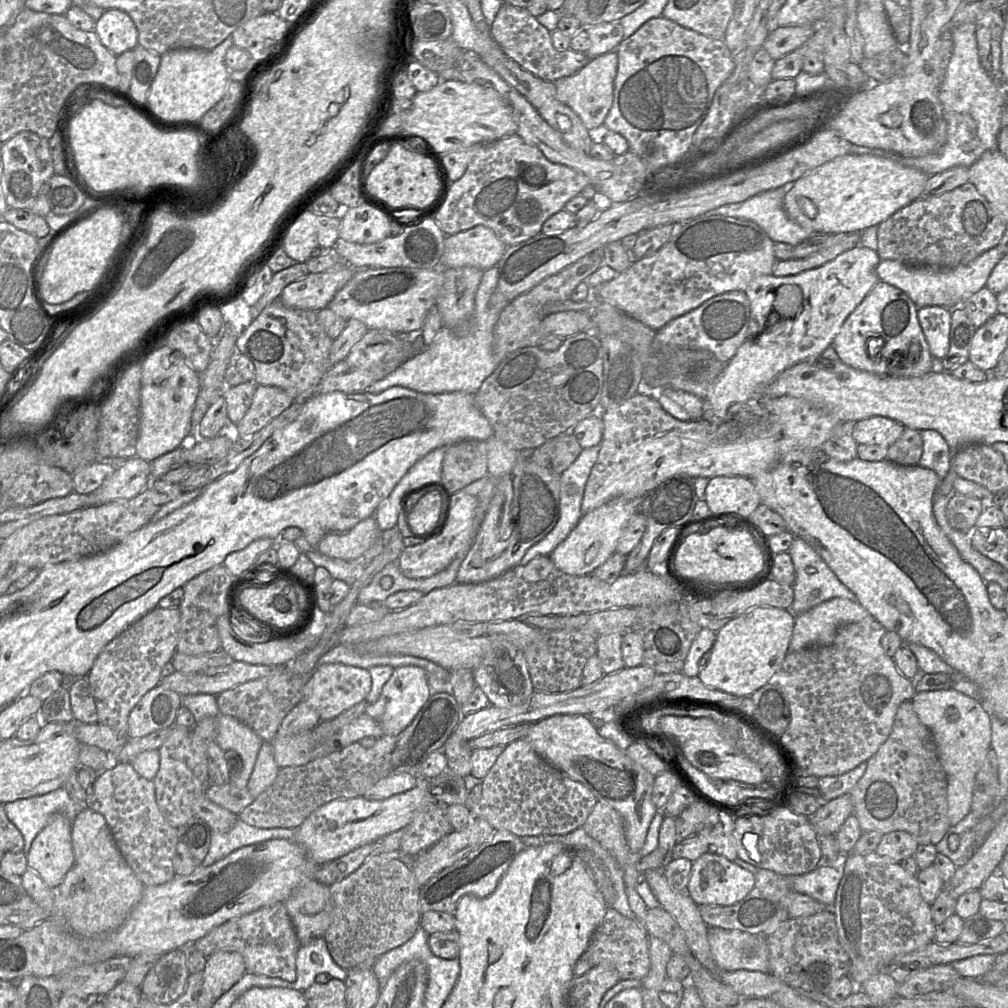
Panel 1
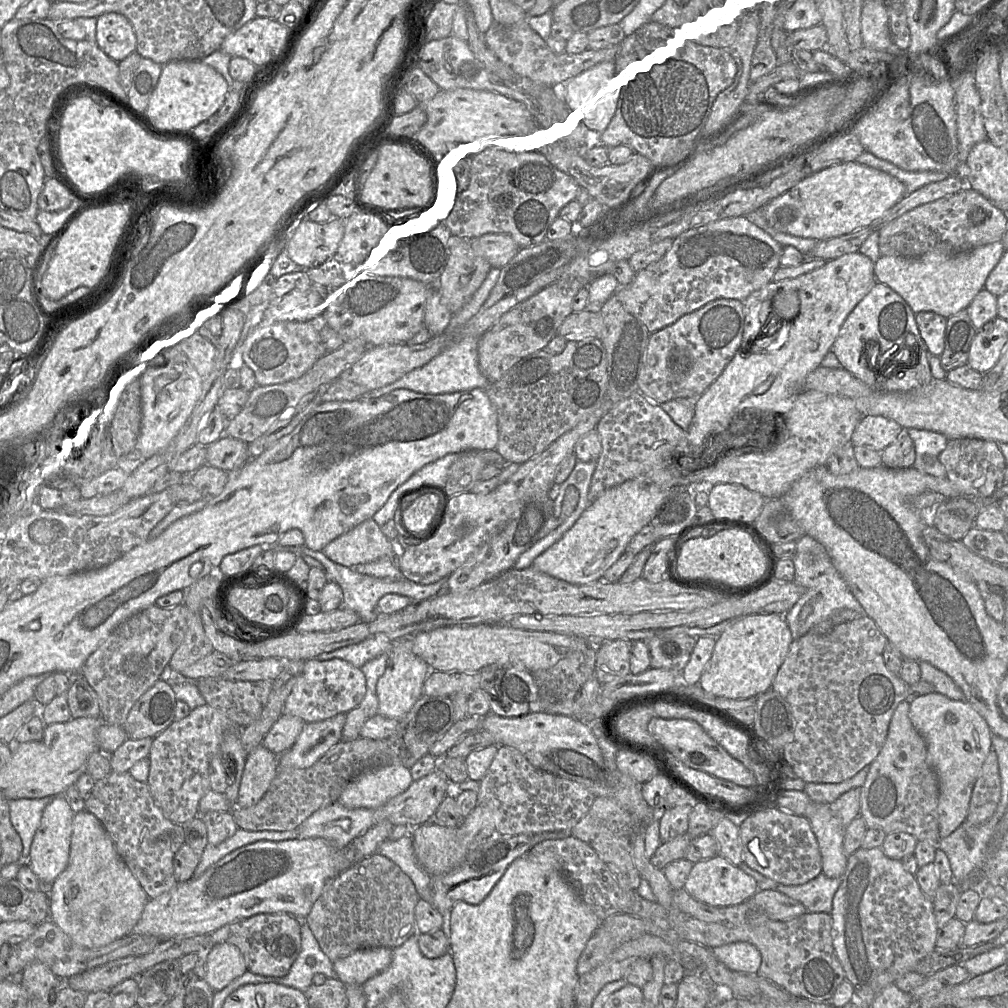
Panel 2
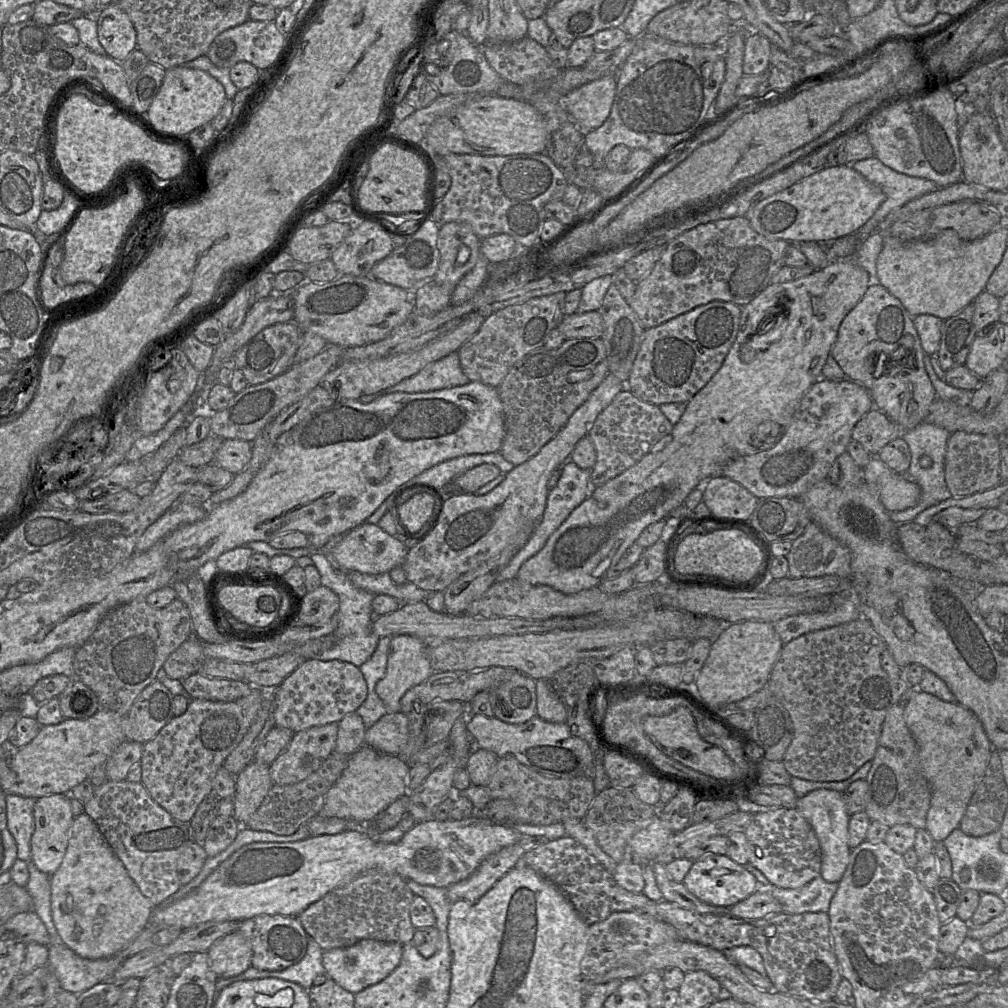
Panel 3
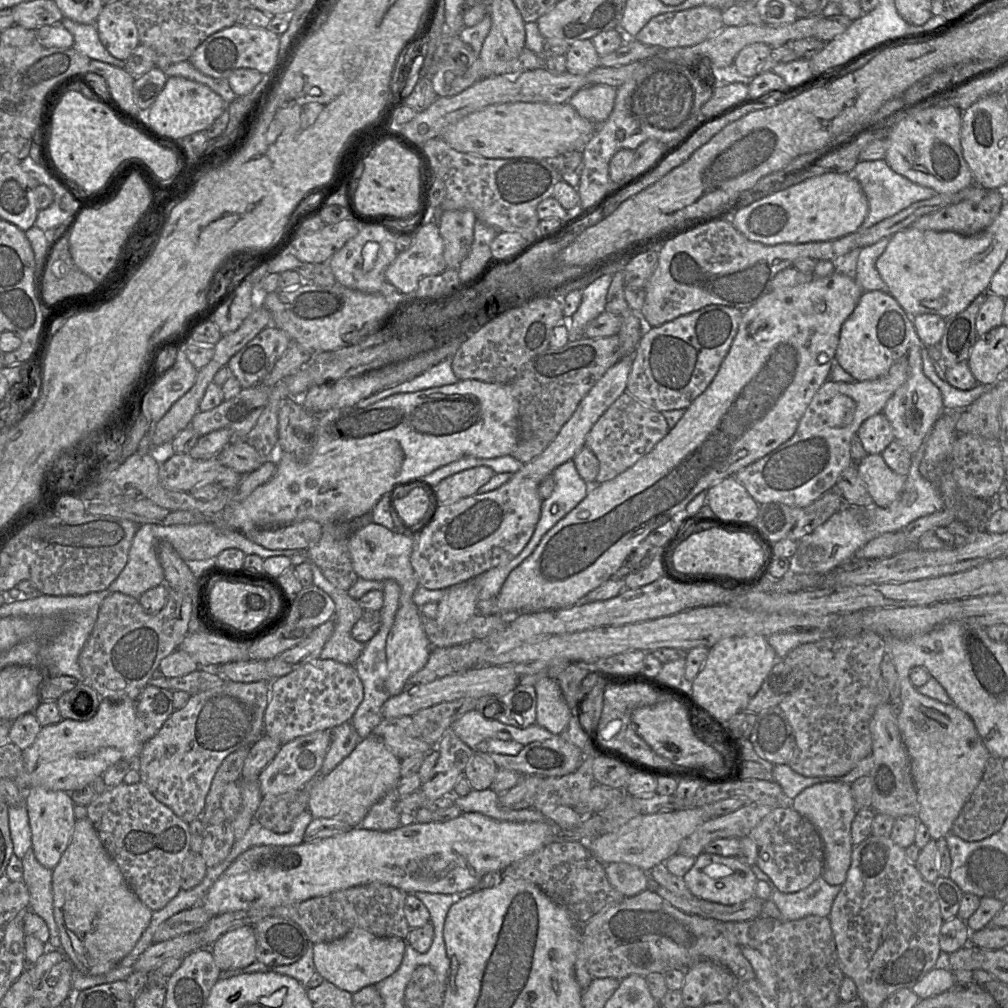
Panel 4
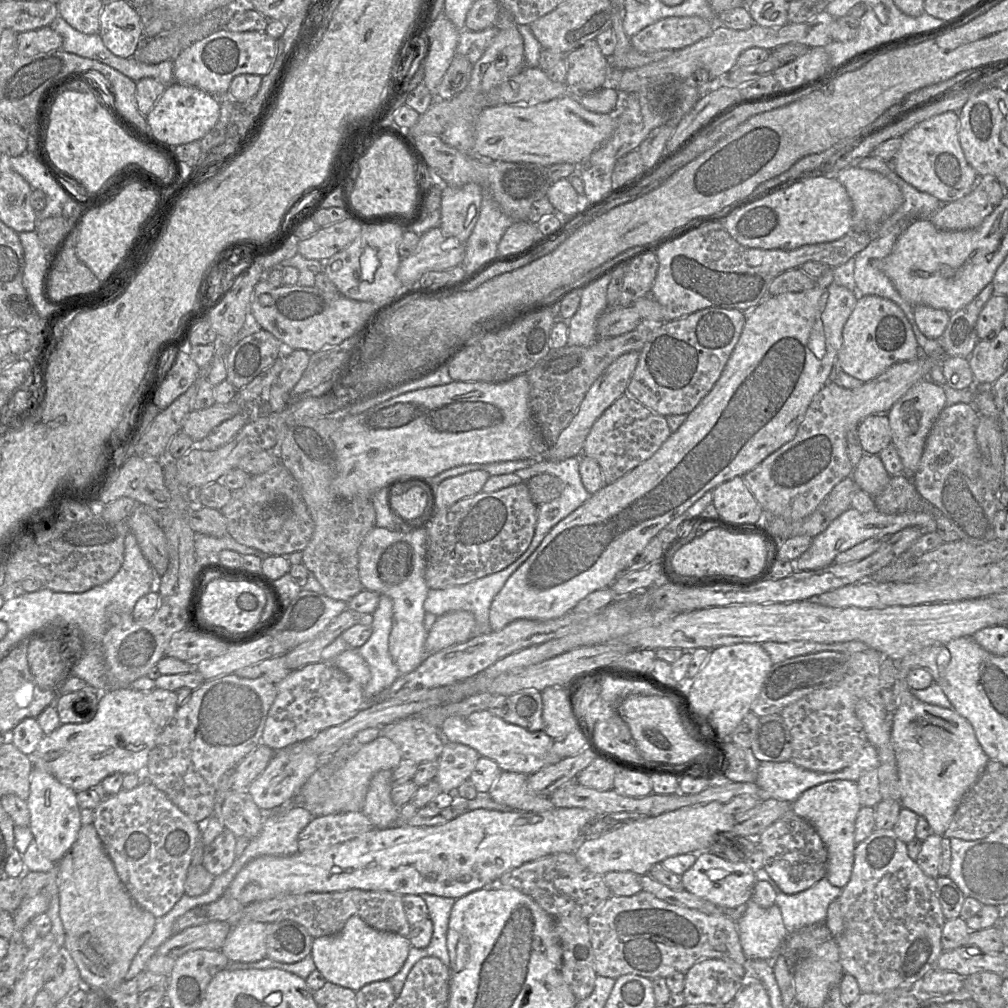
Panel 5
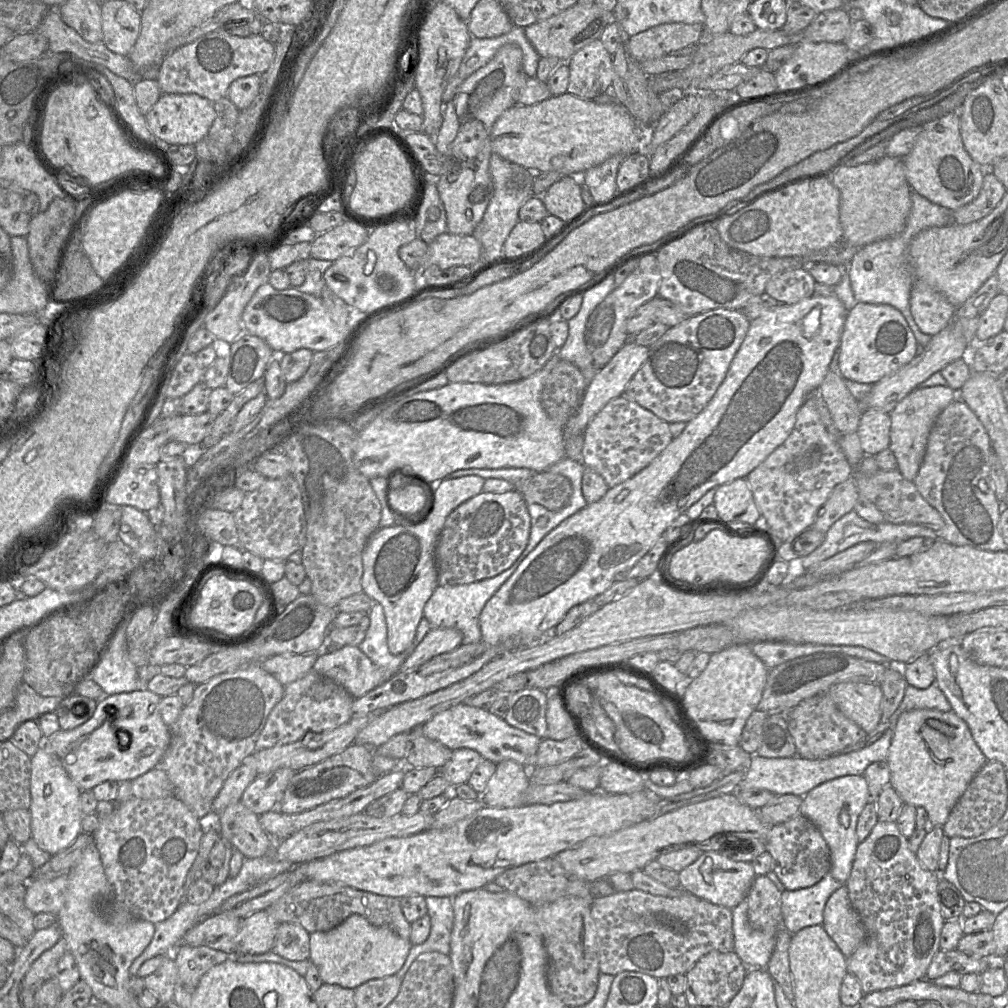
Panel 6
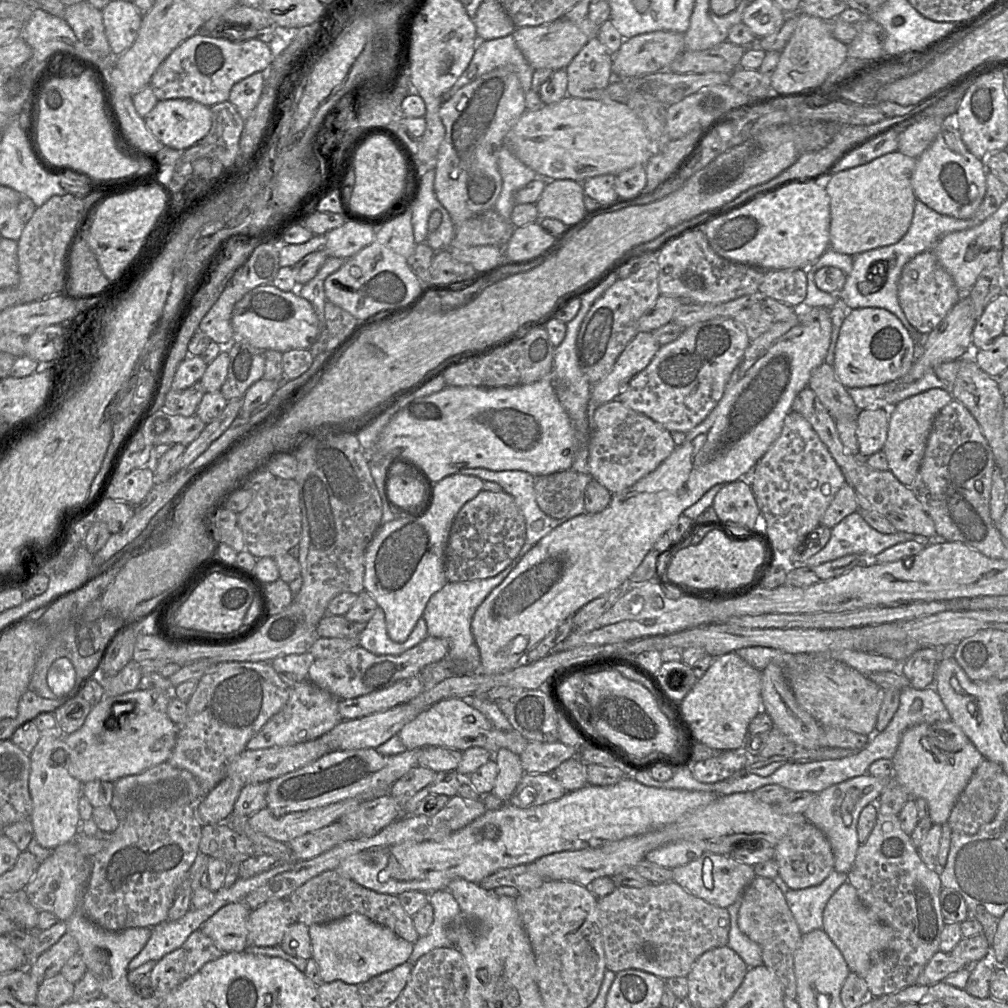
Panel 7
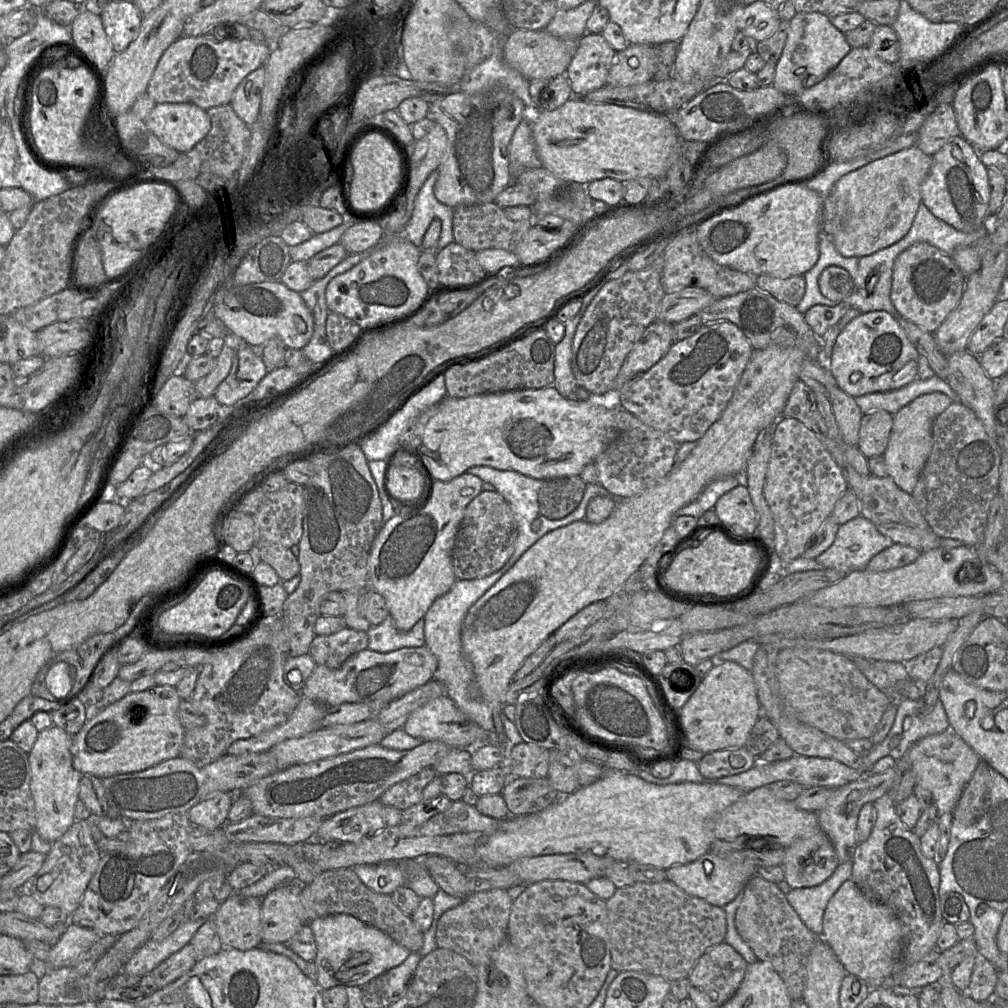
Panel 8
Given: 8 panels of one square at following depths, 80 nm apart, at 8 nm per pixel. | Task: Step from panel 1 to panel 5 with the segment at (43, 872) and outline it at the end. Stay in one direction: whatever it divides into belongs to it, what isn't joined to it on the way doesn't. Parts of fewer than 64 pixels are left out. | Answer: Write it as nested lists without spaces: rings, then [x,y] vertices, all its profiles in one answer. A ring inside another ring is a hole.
[[[32,769],[30,792],[26,800],[30,812],[29,829],[40,853],[53,863],[59,862],[71,849],[82,827],[76,793],[50,773]]]

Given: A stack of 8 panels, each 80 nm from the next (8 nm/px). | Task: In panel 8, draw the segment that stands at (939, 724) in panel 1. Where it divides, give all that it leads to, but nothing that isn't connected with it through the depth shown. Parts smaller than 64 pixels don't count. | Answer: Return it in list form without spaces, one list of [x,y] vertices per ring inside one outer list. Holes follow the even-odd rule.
[[[951,729],[922,738],[911,746],[908,754],[916,783],[932,793],[938,817],[954,810],[963,789],[981,761],[976,752]]]

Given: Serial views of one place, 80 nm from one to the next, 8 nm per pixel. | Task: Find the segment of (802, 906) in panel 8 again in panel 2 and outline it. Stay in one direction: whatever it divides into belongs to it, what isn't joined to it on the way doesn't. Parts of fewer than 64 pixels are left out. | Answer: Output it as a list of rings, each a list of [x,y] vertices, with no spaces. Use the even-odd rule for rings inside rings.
[[[823,872],[801,885],[778,884],[776,890],[799,901],[807,912],[832,912],[833,897],[841,884],[841,878],[829,878]]]

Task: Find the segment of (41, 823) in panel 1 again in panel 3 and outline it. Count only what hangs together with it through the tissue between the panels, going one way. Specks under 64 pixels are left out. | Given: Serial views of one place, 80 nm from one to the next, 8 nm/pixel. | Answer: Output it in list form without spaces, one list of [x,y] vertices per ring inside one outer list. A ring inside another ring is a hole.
[[[6,795],[7,827],[17,844],[17,858],[31,861],[31,837],[34,832],[35,798]]]

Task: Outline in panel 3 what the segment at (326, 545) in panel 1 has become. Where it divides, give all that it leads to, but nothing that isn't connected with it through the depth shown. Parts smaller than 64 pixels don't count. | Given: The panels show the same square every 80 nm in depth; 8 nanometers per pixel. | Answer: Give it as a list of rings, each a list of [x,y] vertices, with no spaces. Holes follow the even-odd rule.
[[[367,522],[342,535],[331,550],[331,555],[341,570],[365,574],[389,573],[393,568],[403,565],[407,553],[408,548],[400,539],[391,536],[378,525]]]

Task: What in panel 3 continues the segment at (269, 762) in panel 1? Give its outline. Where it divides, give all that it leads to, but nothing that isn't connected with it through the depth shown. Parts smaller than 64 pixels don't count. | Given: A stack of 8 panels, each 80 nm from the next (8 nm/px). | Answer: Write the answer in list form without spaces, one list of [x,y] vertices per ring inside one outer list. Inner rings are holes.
[[[254,760],[236,776],[233,816],[241,827],[261,805],[271,786],[269,765]]]

